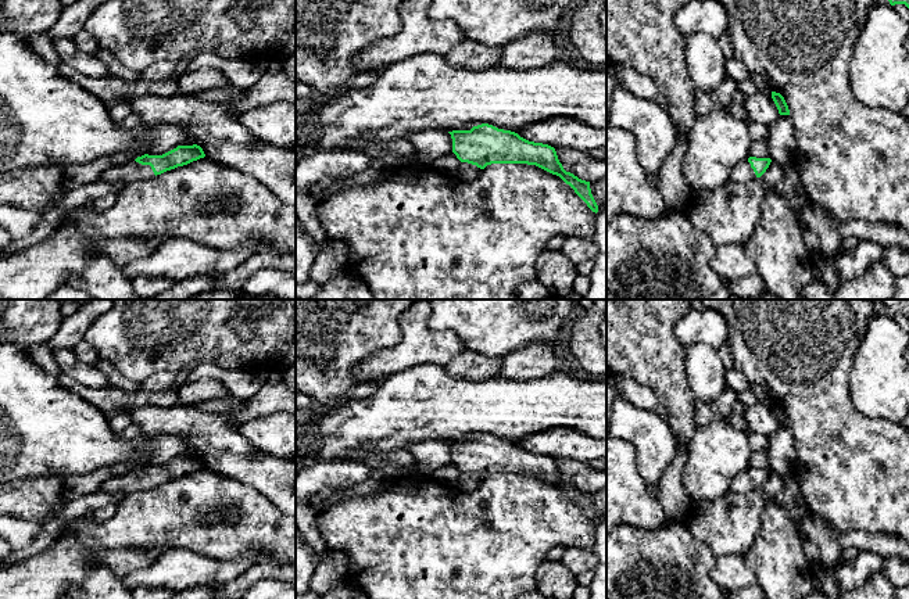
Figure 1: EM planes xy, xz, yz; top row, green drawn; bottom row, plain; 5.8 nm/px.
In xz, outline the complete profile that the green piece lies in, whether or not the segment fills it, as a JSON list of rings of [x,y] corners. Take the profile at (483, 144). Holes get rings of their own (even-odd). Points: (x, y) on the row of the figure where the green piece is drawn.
[[[489,123],[473,126],[470,130],[452,130],[448,133],[452,139],[452,153],[461,162],[476,165],[480,169],[491,164],[536,165],[559,176],[593,212],[598,212],[590,182],[566,172],[554,147],[529,141],[515,132],[498,129]]]

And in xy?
[[[197,144],[178,146],[162,155],[144,154],[128,164],[108,168],[101,173],[100,180],[126,186],[129,183],[151,179],[167,171],[187,165],[204,157],[205,154],[203,148]]]

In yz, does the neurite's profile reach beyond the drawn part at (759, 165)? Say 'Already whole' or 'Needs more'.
Needs more

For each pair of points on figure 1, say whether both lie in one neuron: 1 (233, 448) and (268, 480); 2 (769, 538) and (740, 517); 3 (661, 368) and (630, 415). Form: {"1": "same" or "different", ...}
{"1": "same", "2": "different", "3": "different"}

